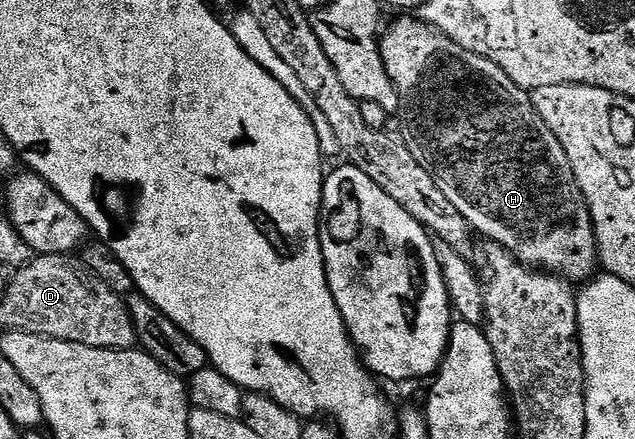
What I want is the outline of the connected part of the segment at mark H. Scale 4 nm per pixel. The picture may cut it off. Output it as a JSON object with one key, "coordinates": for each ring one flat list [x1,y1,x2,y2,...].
{"coordinates":[[420,17,397,18,401,19,395,20,390,28,388,26,382,36,382,55,384,65,401,93,401,107,403,112,405,111,406,121,409,122,407,142,411,153,415,153,415,161,419,161,419,165,423,165,423,169,427,169,431,173,431,177,435,177,435,185,439,185,439,189,443,189,443,194,447,196,447,201,451,201,451,205,455,205,455,209,459,209,459,213,463,213,463,217,474,232,480,236,481,234,486,235,486,240,506,247,515,258,534,269,560,275,561,278,568,279,574,285,587,284,599,271,597,233,591,209,583,197,583,189,579,189,579,181,575,181,575,169,571,169,571,161,567,157,567,152,563,150,563,145,559,145,559,137,555,137,555,133,551,133,551,129,547,129,547,121,543,121,543,117,539,117,533,104,532,94,517,85,499,65,495,65,494,61,480,56,479,53,471,53,471,49,463,49,463,45,451,41,451,37,447,37,442,31,437,30,433,24,426,23]]}

